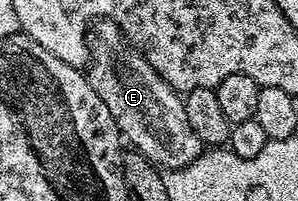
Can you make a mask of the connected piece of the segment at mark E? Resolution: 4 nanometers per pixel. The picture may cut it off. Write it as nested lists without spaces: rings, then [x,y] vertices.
[[[94,20],[87,39],[89,85],[103,98],[107,110],[111,110],[111,118],[115,118],[122,137],[162,170],[182,168],[201,155],[203,145],[199,134],[187,122],[184,99],[130,45],[123,33],[110,20]]]

